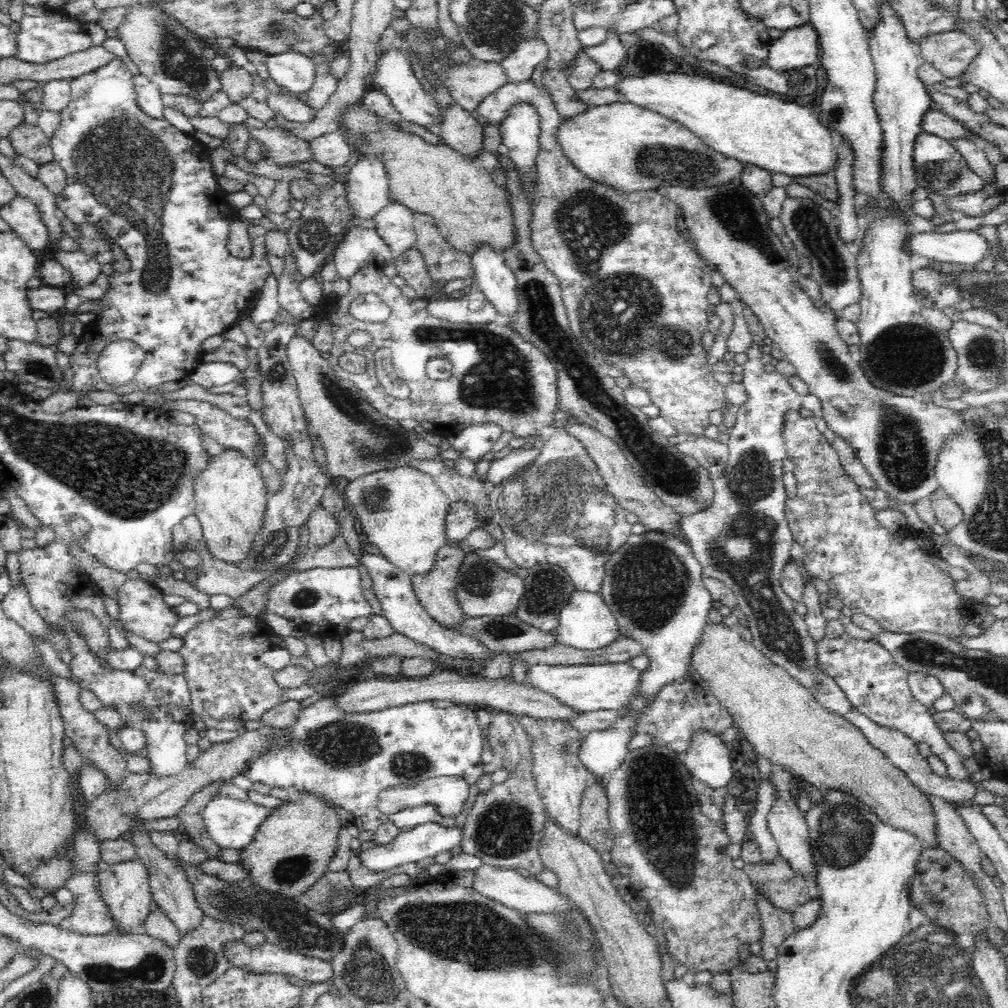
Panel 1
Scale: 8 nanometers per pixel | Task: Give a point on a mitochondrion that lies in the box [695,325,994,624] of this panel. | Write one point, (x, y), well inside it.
(902, 452)

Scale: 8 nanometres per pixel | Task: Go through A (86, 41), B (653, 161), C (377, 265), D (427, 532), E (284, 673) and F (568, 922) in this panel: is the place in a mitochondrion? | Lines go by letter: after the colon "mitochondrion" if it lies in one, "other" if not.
A: other
B: mitochondrion
C: other
D: other
E: other
F: mitochondrion

